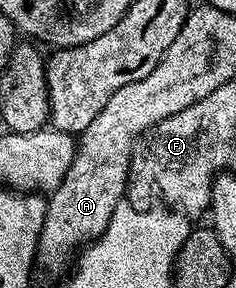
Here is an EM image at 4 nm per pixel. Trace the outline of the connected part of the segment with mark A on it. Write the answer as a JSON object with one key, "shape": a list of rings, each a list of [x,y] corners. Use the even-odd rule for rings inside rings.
{"shape":[[[188,16],[157,68],[142,80],[120,88],[80,135],[74,163],[59,188],[47,199],[47,218],[37,250],[40,268],[60,271],[68,260],[71,261],[72,252],[78,246],[90,244],[104,234],[114,212],[125,199],[124,192],[127,193],[130,184],[132,154],[139,137],[162,120],[205,99],[220,83],[216,70],[208,66],[208,30],[196,26]]]}

